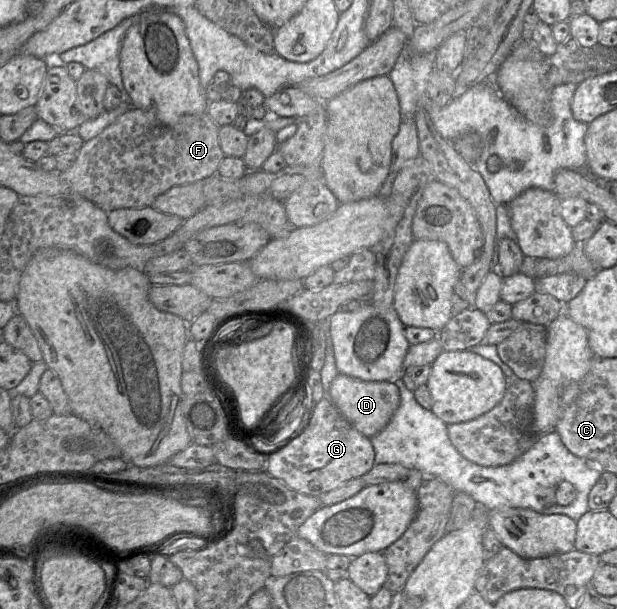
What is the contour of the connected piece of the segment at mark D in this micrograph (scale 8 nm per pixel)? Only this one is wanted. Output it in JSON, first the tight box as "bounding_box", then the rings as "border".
{"bounding_box":[329,373,400,438],"border":[[[340,373],[330,385],[329,398],[342,416],[368,438],[372,438],[388,425],[400,405],[400,391],[394,383],[363,381]]]}

